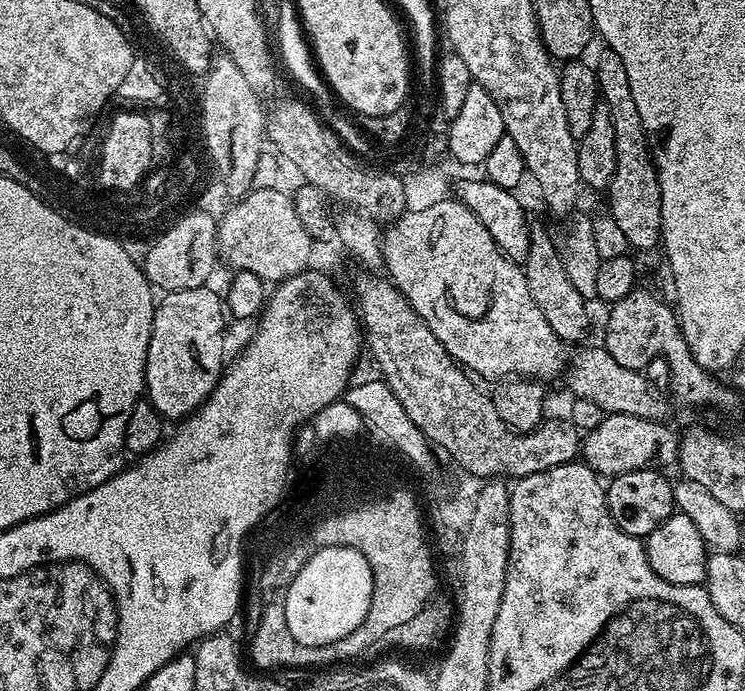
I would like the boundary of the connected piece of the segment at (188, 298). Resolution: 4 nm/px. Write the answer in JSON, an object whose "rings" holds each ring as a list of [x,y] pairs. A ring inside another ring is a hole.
{"rings":[[[212,286],[178,290],[159,297],[152,314],[144,392],[156,413],[165,421],[179,422],[192,415],[215,390],[226,367],[224,320],[225,301]]]}

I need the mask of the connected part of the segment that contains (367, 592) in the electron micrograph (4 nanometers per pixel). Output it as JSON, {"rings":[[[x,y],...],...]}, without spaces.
{"rings":[[[341,544],[323,546],[289,584],[286,623],[302,646],[326,646],[361,626],[370,610],[372,574],[370,562],[358,550]]]}

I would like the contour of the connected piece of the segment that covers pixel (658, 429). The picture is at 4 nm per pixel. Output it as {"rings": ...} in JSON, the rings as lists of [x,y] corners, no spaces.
{"rings":[[[608,414],[596,429],[590,429],[582,440],[582,460],[601,477],[621,476],[643,468],[667,469],[667,464],[675,465],[680,459],[680,436],[667,428],[667,423],[650,418],[638,418],[634,414]]]}

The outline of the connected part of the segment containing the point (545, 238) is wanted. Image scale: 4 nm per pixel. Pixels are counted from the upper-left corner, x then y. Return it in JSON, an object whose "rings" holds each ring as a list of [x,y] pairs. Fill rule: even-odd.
{"rings":[[[533,223],[530,234],[530,254],[526,254],[523,262],[526,286],[530,286],[530,298],[534,298],[534,306],[542,310],[542,318],[550,322],[550,330],[558,334],[558,338],[565,342],[580,340],[588,332],[589,301],[574,290],[574,282],[566,275],[566,266],[562,266],[562,258],[557,241],[542,225]]]}

